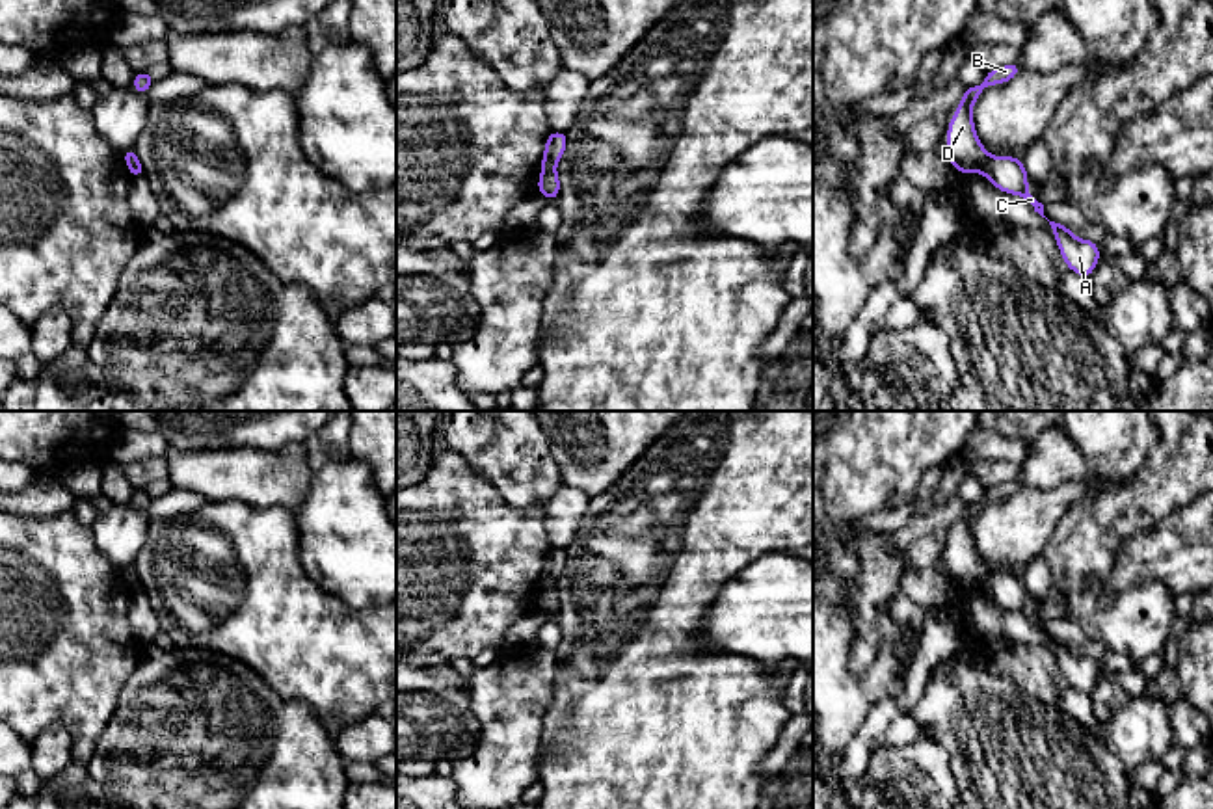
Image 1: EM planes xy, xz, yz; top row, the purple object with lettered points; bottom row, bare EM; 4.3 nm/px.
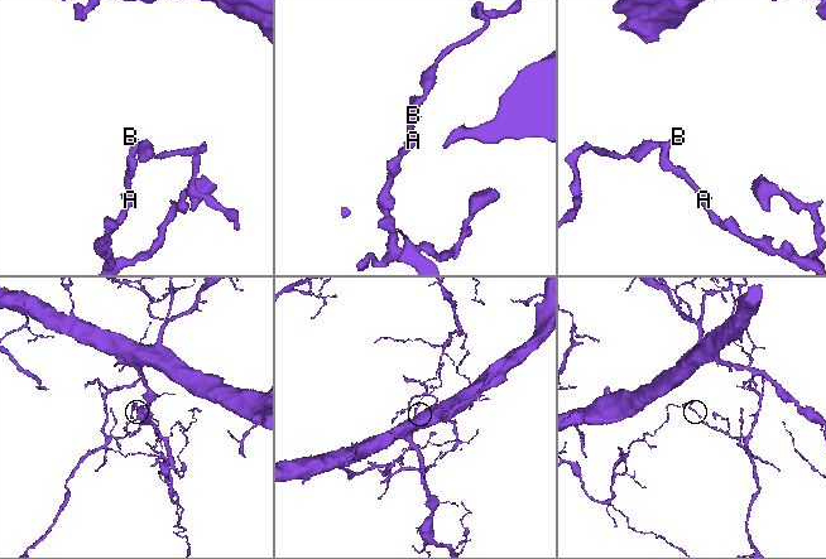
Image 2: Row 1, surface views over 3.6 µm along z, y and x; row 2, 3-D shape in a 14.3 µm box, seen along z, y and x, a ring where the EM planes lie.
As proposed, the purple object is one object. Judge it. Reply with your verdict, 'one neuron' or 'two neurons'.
two neurons

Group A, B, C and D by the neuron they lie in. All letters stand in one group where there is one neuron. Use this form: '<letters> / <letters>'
A C / B D

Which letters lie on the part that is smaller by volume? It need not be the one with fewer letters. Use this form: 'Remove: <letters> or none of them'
Remove: B, D

